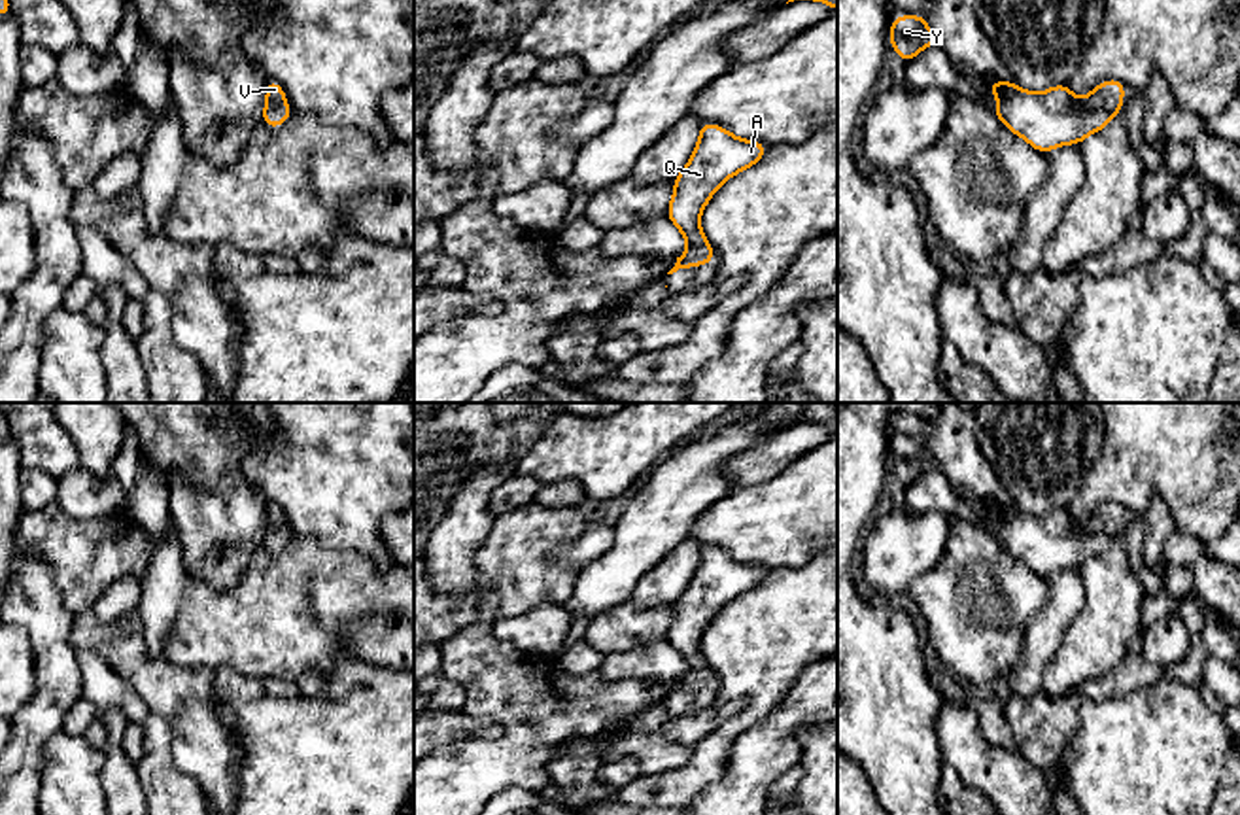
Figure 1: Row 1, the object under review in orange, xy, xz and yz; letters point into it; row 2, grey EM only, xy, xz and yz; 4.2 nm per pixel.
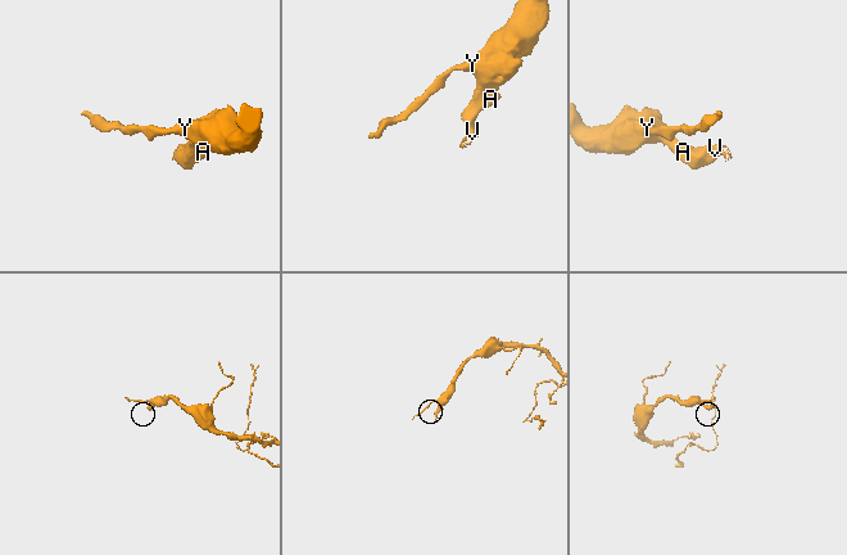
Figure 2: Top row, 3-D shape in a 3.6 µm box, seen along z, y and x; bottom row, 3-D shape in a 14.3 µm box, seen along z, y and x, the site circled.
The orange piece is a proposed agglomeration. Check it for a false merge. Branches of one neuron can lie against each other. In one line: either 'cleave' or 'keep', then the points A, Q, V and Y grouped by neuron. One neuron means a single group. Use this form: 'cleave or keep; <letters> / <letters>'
keep; A Q V Y

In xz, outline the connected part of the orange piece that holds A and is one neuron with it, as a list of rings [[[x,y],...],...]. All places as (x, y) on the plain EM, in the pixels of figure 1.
[[[715,546],[699,548],[699,564],[698,569],[688,584],[688,588],[680,594],[680,598],[673,603],[675,616],[667,630],[667,641],[675,647],[675,650],[684,658],[688,664],[686,675],[677,681],[675,690],[667,696],[673,698],[679,692],[690,692],[696,688],[709,688],[716,675],[709,669],[701,650],[699,650],[699,639],[709,626],[709,622],[716,616],[716,613],[730,603],[733,598],[743,596],[745,592],[756,588],[764,577],[767,575],[767,569],[754,564],[741,564],[728,556],[724,550],[718,550]]]

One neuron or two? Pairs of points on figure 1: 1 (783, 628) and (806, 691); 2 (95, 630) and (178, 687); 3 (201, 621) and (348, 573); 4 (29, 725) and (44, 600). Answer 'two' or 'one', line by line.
1: two
2: one
3: one
4: one

